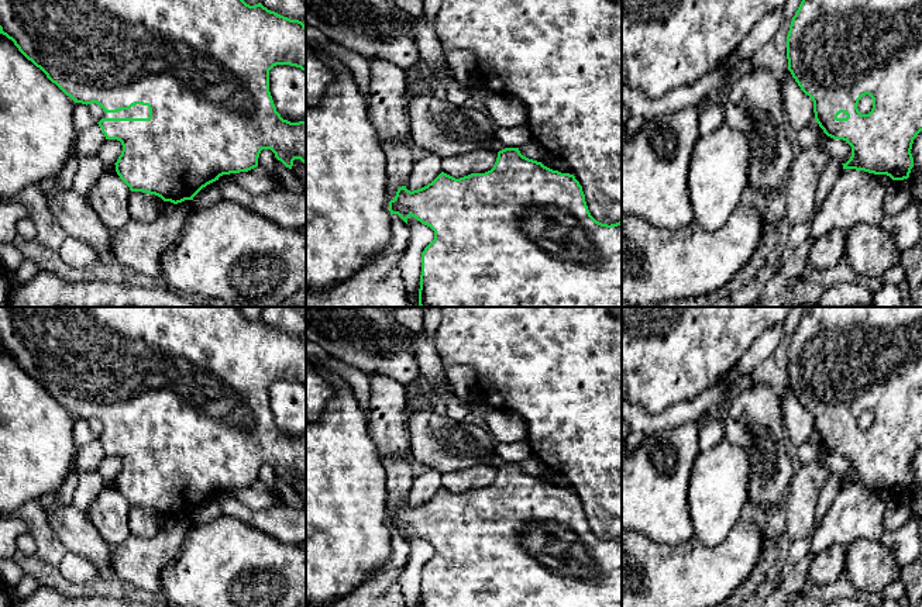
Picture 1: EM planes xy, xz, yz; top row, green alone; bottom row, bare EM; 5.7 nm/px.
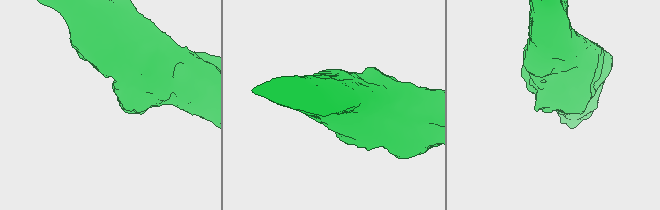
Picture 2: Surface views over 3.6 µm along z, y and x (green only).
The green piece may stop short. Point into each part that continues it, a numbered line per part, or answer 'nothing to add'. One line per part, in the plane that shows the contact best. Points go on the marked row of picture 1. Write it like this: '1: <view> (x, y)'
1: xy (138, 110)

